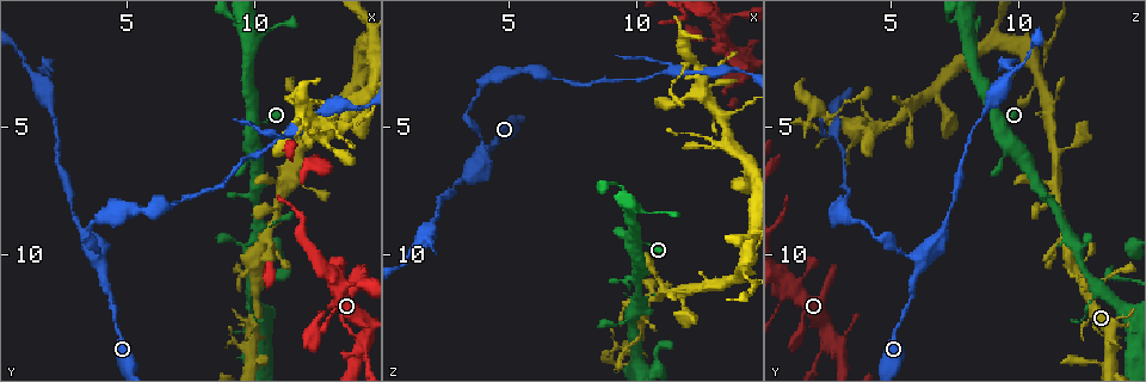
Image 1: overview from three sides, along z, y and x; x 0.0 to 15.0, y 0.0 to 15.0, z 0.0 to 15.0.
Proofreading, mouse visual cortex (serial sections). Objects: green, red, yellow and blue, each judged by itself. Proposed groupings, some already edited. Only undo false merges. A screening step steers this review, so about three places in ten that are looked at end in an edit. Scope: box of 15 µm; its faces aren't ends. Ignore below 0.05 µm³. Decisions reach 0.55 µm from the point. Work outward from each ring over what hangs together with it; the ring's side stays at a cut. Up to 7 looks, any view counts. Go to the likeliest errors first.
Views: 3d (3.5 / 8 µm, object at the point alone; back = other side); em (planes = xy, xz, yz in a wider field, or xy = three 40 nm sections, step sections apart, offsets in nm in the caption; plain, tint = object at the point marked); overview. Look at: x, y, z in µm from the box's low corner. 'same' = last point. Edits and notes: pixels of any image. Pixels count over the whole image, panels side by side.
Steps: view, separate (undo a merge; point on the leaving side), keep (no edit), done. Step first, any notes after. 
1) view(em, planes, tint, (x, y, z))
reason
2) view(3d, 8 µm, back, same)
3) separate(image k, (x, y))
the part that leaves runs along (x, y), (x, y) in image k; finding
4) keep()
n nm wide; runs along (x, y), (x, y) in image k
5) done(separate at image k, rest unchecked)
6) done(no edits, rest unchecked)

view(3d, 3.5 µm, (4.0, 10.5, 6.1))
sudden change in width

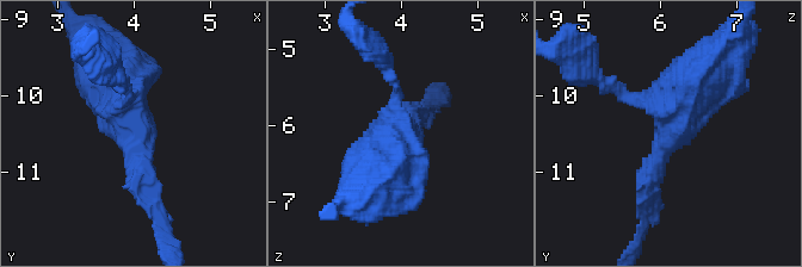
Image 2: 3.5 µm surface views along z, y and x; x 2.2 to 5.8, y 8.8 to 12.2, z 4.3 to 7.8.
view(em, planes, tint, (3.95, 10.45, 6.15))

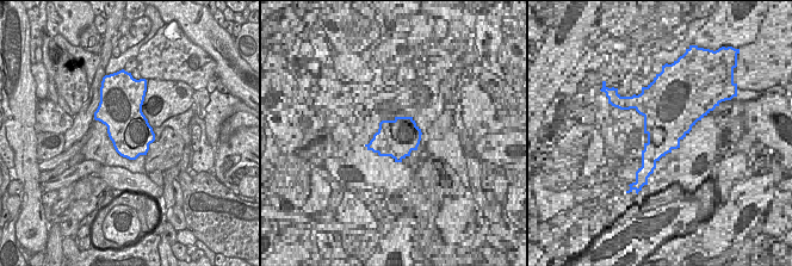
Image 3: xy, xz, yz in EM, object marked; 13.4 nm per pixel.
keep()
runs along (649, 180), (674, 106), (604, 85) in image 2; one cell here

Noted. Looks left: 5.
view(3d, 8 µm, back, (14.2, 1.7, 10.5))
sharp bend

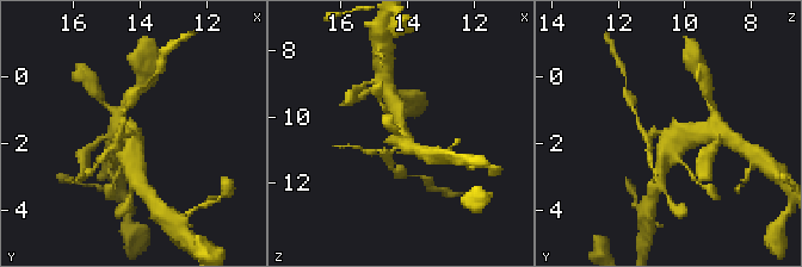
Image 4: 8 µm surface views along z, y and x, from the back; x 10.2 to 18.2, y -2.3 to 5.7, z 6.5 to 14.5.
view(3d, 3.5 µm, (14.2, 1.8, 10.5))
zoom in

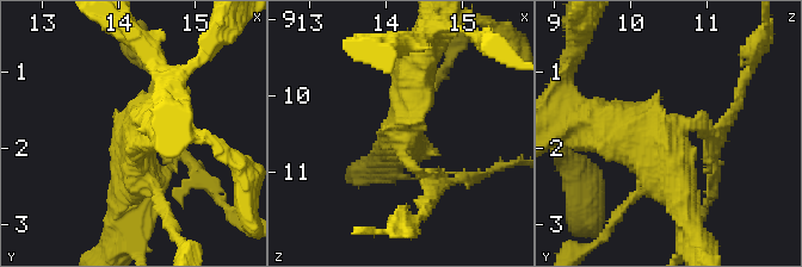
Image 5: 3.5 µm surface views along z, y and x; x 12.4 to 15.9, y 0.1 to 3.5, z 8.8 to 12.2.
view(em, xy, step 2, tint, (14.20, 1.80, 10.50))
shape alone is not enough

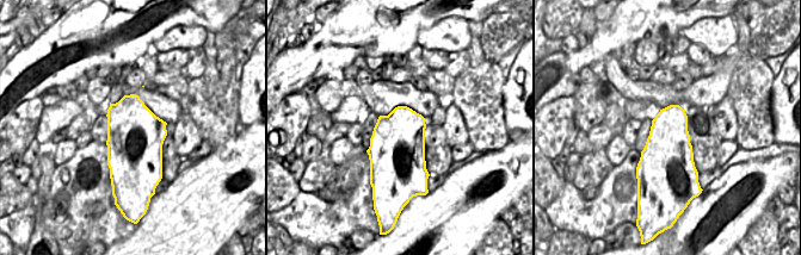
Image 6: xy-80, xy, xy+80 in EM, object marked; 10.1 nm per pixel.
separate(image 5, (186, 156))
the part that leaves runs along (710, 134), (738, 104), (753, 49) in image 5; a second cell is stuck on

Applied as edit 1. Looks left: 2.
done(separate at image 5, rest unchecked)

